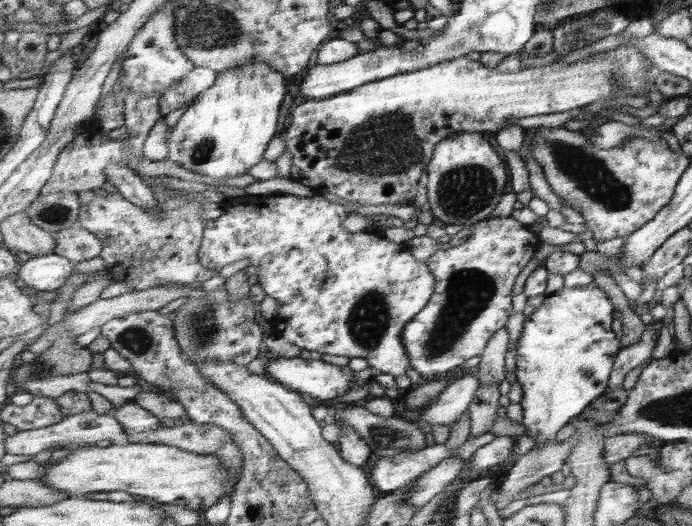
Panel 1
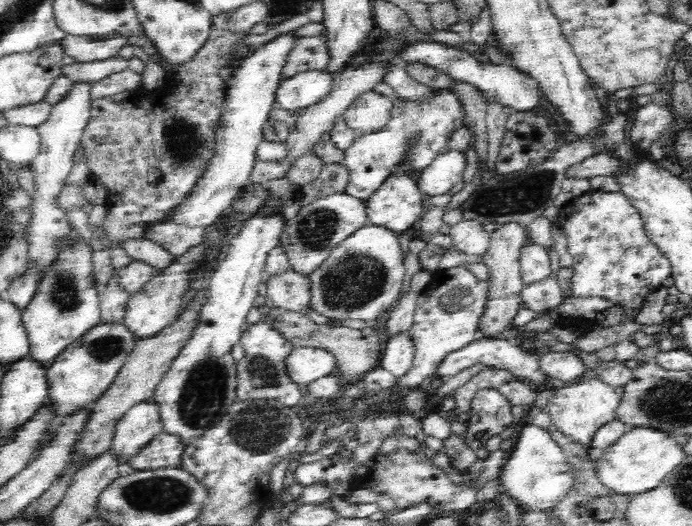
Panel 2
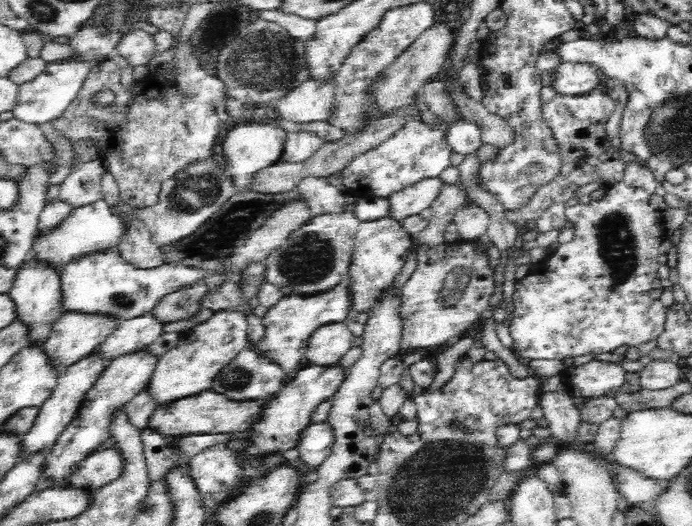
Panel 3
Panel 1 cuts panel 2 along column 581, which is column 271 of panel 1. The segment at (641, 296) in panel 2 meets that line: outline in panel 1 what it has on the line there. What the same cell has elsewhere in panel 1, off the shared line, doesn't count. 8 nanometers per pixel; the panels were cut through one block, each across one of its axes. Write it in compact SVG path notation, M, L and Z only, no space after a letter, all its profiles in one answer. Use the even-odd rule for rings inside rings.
M315 193L311 197L283 194L265 195L264 197L243 195L242 197L224 200L220 206L223 208L223 213L216 219L211 219L207 222L202 250L200 251L201 262L203 266L219 271L223 266L234 264L241 260L251 260L251 265L259 268L257 270L257 278L266 296L272 296L281 302L280 313L276 316L276 319L280 321L280 328L276 331L279 336L289 340L289 342L299 346L299 348L311 350L311 352L331 354L331 356L347 356L349 359L364 358L372 369L376 368L381 373L390 374L393 377L407 374L407 370L412 368L412 366L411 359L407 355L407 347L403 344L402 334L407 324L413 321L415 316L421 313L429 304L429 301L434 296L438 280L426 262L419 262L411 254L408 245L390 242L384 235L377 232L369 232L367 230L356 233L348 232L343 228L343 220L349 214L345 210L345 204L335 203L321 193Z

